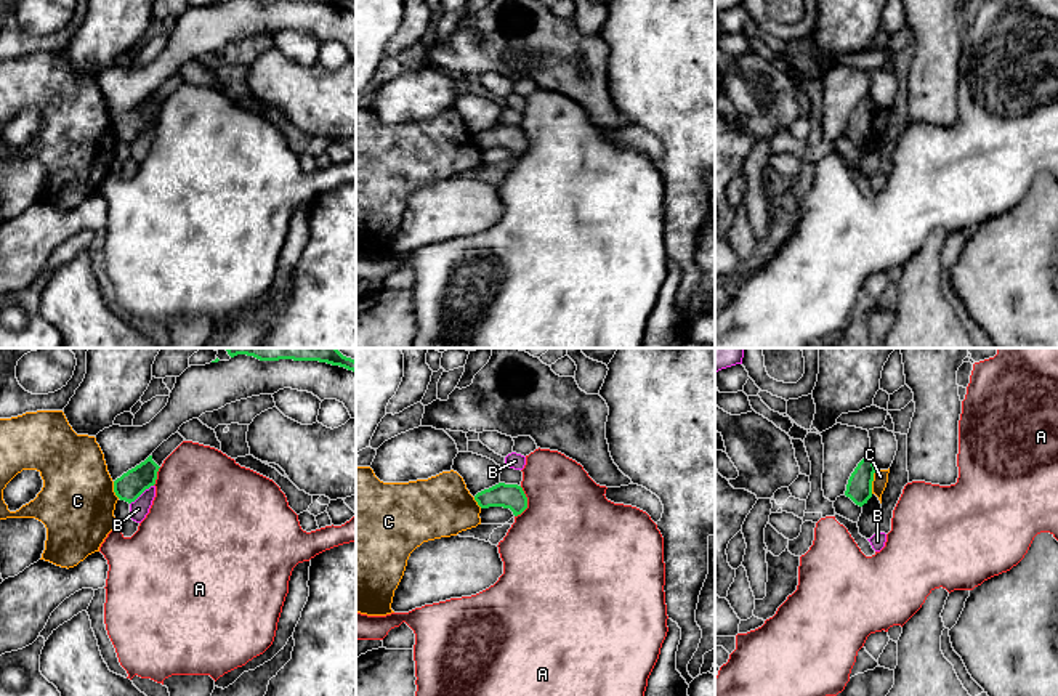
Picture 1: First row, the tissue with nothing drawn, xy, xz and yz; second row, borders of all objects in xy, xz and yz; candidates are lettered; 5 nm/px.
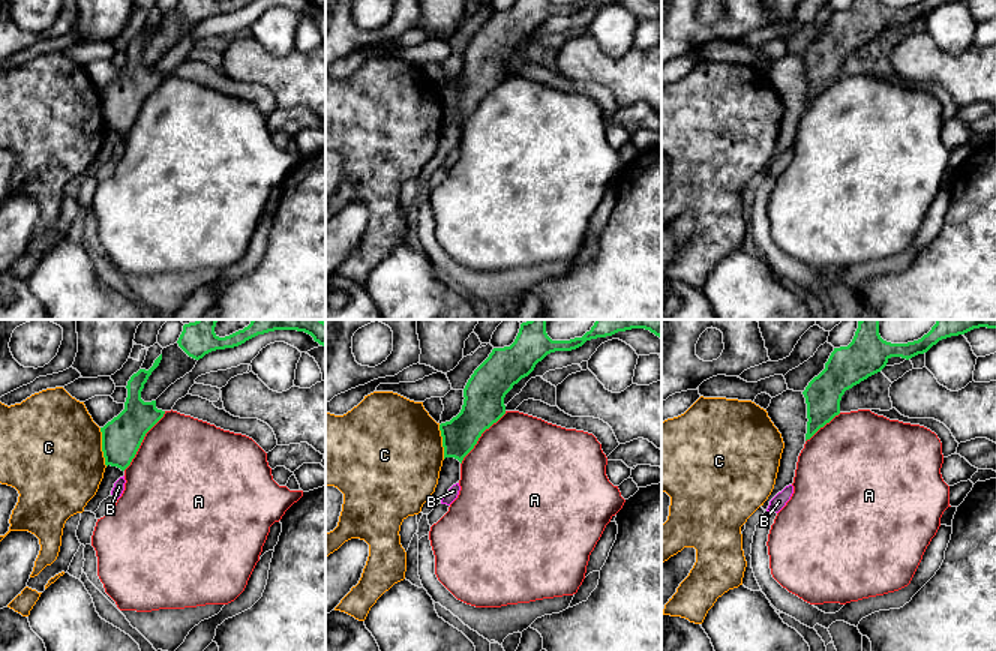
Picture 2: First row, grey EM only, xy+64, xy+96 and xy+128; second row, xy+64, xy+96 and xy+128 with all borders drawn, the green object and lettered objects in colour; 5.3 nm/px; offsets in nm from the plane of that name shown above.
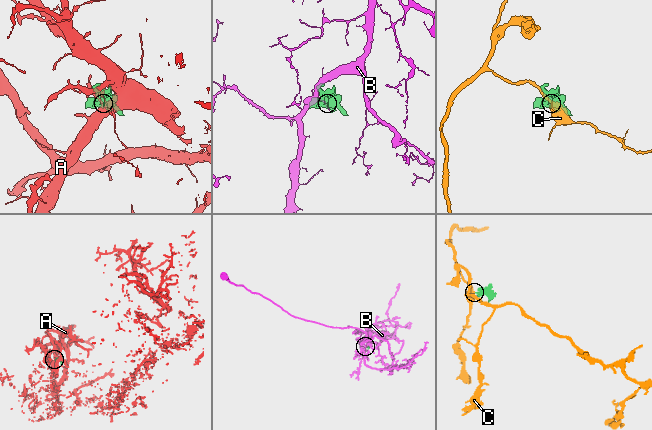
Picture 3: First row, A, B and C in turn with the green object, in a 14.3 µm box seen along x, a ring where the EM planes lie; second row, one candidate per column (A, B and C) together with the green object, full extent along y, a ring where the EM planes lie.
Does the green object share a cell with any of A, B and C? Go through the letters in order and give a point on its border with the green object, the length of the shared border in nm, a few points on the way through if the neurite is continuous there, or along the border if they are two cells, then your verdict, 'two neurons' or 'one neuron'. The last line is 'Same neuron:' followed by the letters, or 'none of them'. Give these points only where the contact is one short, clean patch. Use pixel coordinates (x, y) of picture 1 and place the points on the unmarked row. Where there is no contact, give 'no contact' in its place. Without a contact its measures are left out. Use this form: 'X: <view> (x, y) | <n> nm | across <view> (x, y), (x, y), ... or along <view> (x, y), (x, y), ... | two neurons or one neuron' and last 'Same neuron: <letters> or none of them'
A: xz (526, 143) | 160 nm | two neurons
B: xy (141, 133) | 160 nm | along xy (153, 125), (130, 145) | two neurons
C: yz (872, 121) | 120 nm | along yz (876, 111), (871, 133) | two neurons
Same neuron: none of them

